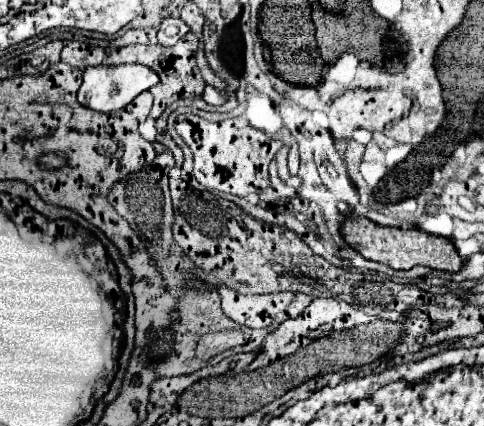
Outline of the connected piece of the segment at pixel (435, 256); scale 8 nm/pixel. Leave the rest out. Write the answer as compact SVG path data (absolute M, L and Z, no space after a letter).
M352 214L350 218L346 218L342 226L342 236L364 258L386 264L390 268L398 268L398 270L408 270L420 264L420 266L428 266L440 272L460 272L464 264L464 260L458 256L454 244L448 238L426 234L418 228L386 228L386 226L374 224L372 220L364 216Z

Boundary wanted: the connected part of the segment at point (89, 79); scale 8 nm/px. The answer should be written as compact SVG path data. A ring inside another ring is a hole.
M122 64L122 66L96 66L84 70L84 82L78 90L78 102L96 112L114 112L130 104L140 92L150 90L158 84L158 74L140 64Z

